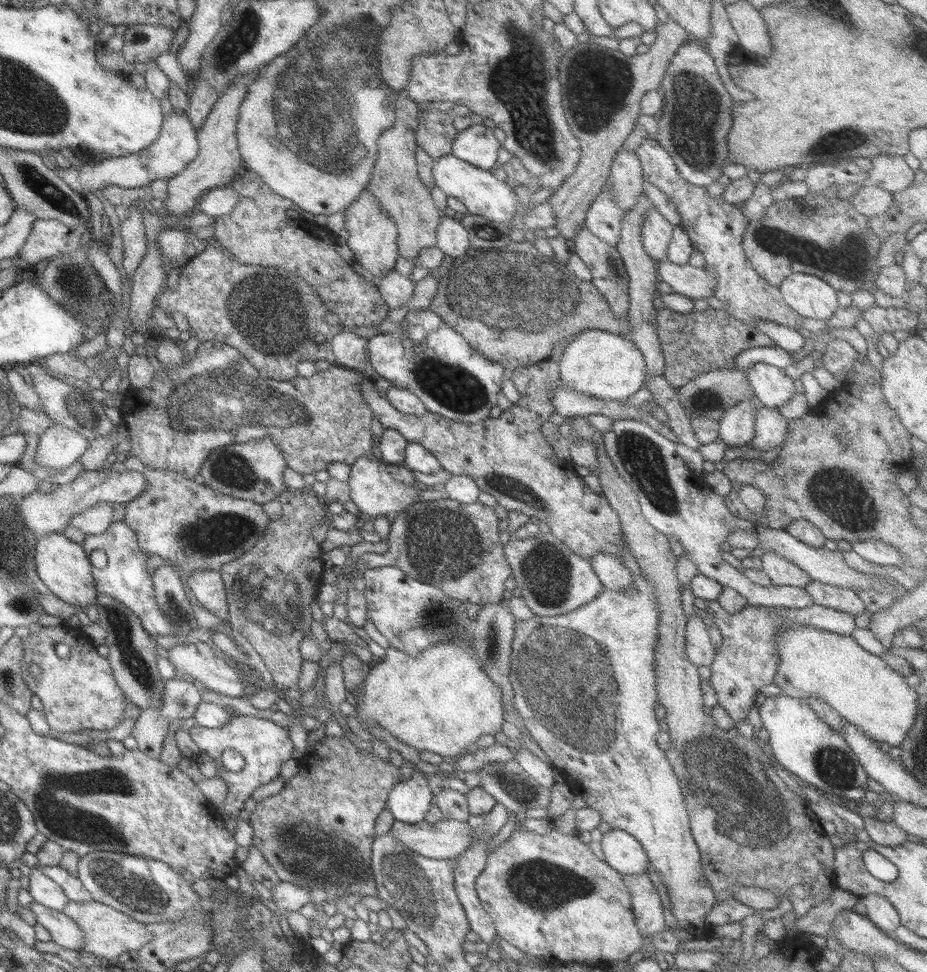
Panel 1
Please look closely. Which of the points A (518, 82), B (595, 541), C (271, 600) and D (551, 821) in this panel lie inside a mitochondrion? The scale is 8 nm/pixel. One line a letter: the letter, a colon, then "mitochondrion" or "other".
A: mitochondrion
B: other
C: mitochondrion
D: other

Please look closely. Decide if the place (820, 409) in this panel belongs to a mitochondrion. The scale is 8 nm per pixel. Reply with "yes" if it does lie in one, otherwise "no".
no

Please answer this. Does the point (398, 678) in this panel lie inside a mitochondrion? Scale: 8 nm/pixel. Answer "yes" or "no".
no

